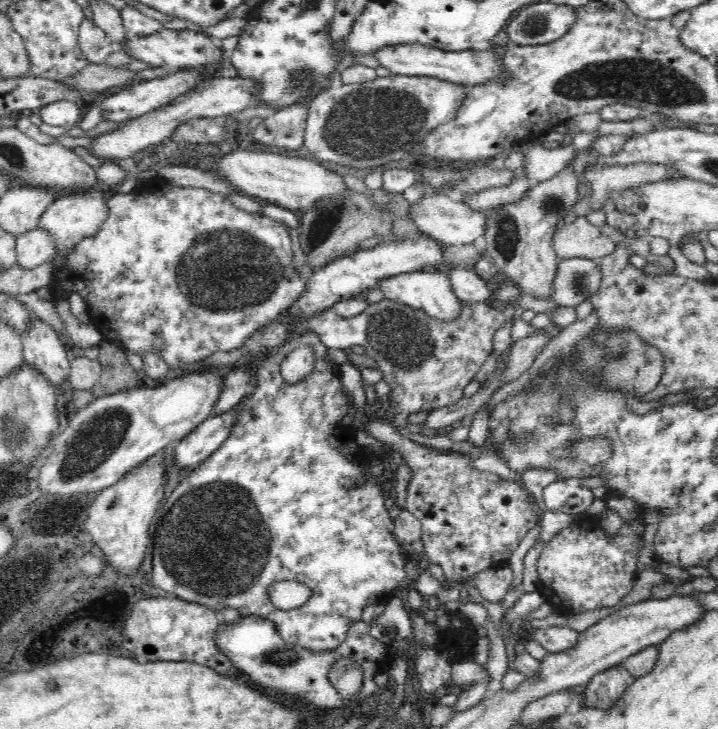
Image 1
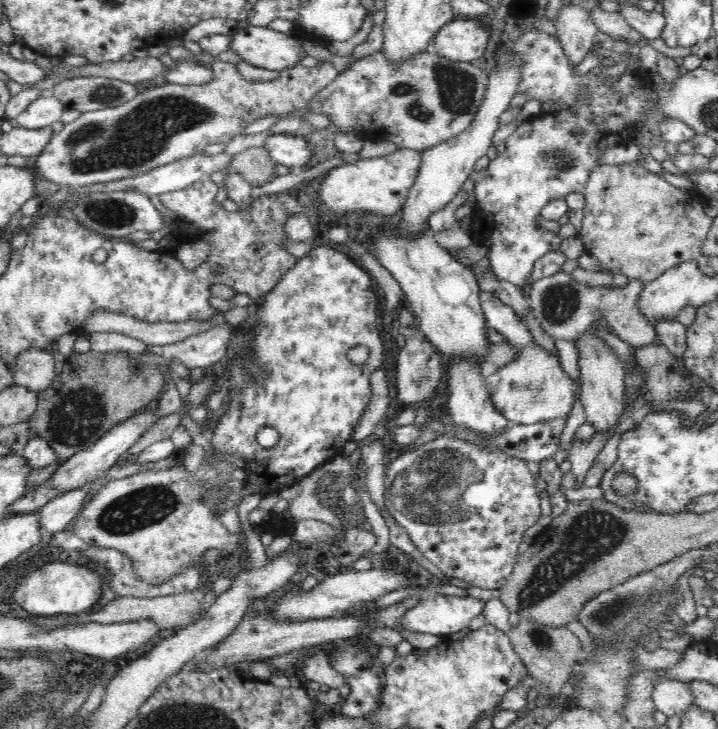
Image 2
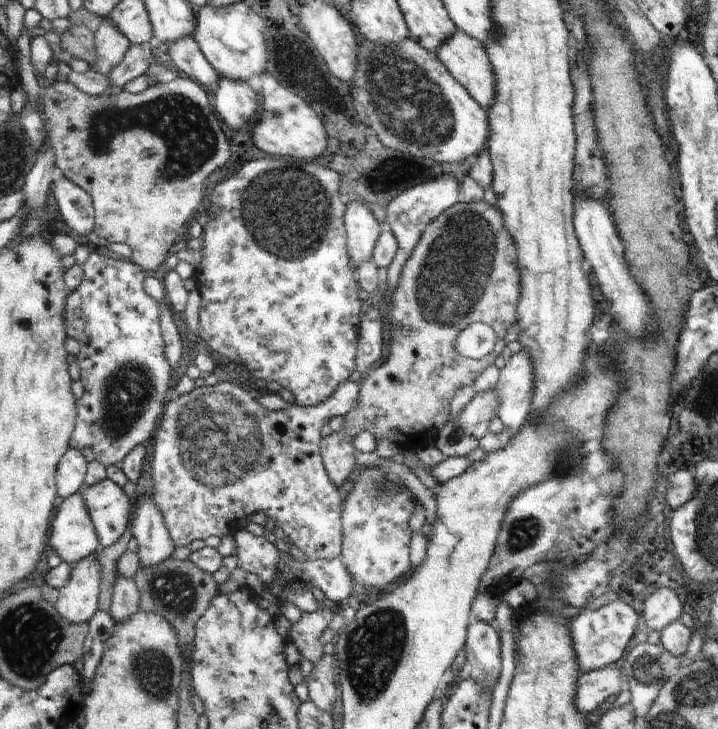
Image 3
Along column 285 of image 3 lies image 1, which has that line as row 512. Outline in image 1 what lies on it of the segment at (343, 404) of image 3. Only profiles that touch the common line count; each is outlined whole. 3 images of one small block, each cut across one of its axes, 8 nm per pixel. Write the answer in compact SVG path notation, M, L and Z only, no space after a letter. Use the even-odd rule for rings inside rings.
M370 422L368 428L372 434L376 434L378 440L388 442L396 450L406 450L406 456L416 456L416 460L408 460L412 480L408 486L405 508L421 522L421 540L424 542L426 555L423 565L438 564L451 585L468 581L484 570L508 566L510 557L524 536L536 526L536 521L540 520L540 516L532 510L534 503L531 502L534 501L534 497L524 488L520 478L506 481L499 475L475 468L472 465L473 460L468 455L428 448L424 445L418 446L412 440L401 436L396 428L382 422Z

